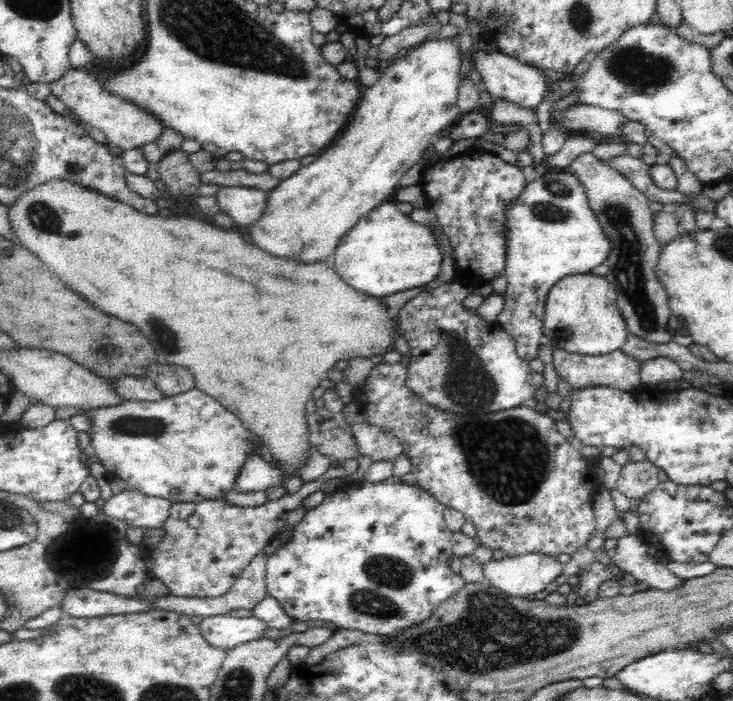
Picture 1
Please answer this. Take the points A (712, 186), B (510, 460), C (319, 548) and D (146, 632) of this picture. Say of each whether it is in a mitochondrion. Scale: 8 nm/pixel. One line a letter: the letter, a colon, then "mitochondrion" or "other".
A: other
B: mitochondrion
C: other
D: other

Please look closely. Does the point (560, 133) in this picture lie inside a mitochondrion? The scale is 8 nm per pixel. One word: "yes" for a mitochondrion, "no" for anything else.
no

